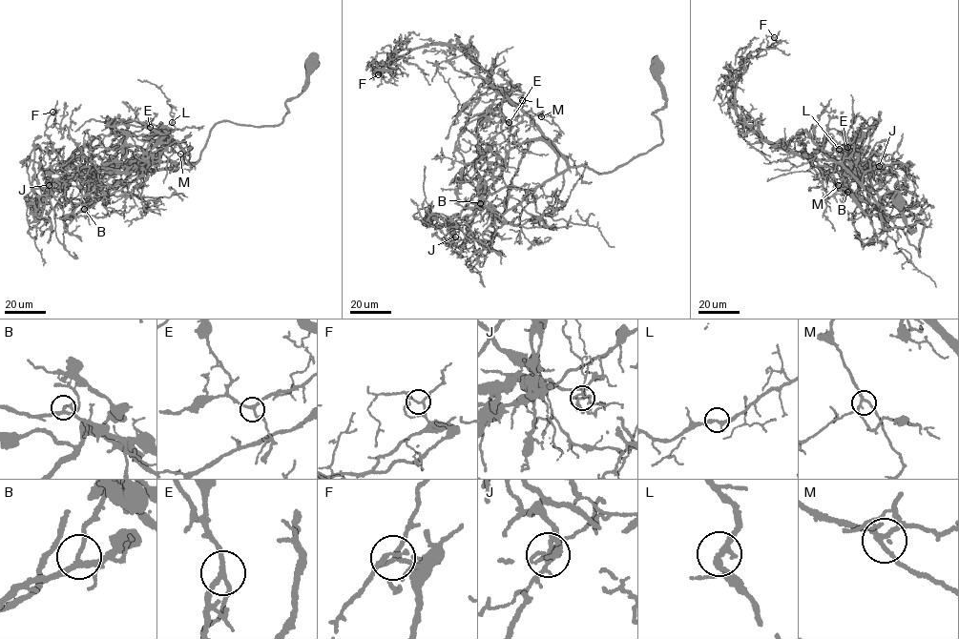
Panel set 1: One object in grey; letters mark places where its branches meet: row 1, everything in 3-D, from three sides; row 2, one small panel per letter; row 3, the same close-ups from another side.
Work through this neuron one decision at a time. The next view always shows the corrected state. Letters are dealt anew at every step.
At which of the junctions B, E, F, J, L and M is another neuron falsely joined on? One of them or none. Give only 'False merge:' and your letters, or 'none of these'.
False merge: none of these

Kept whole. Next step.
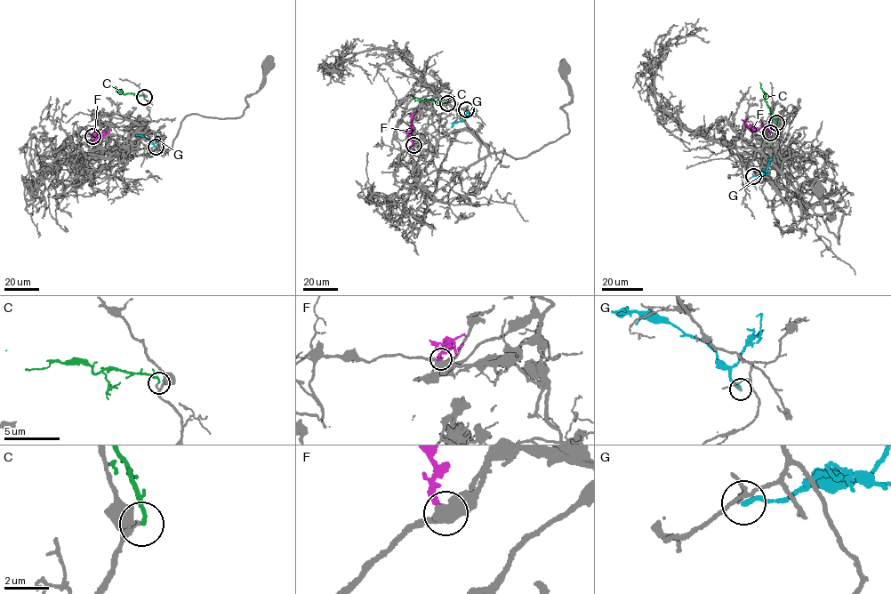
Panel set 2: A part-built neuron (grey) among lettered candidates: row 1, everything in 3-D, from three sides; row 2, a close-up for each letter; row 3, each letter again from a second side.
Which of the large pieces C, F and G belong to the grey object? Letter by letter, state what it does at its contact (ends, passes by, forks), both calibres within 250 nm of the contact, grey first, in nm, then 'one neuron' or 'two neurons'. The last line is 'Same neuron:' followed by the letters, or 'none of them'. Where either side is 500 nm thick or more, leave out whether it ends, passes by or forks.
C: it ends there; 160 nm thick on the grey side, 160 nm on the other; one neuron
F: 500 nm thick on the grey side, 220 nm on the other; two neurons
G: it ends there; 100 nm thick on the grey side, 220 nm on the other; two neurons
Same neuron: C

